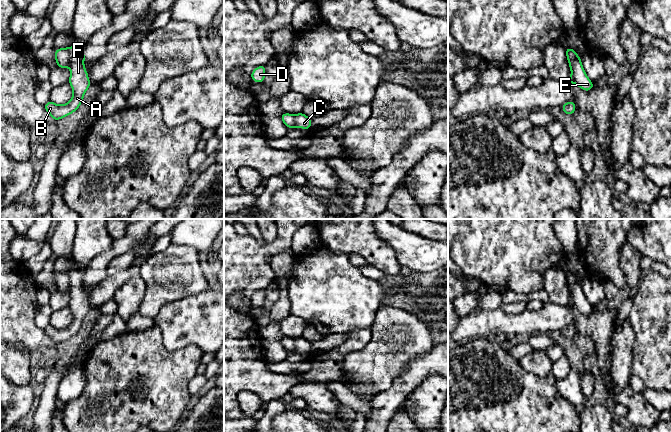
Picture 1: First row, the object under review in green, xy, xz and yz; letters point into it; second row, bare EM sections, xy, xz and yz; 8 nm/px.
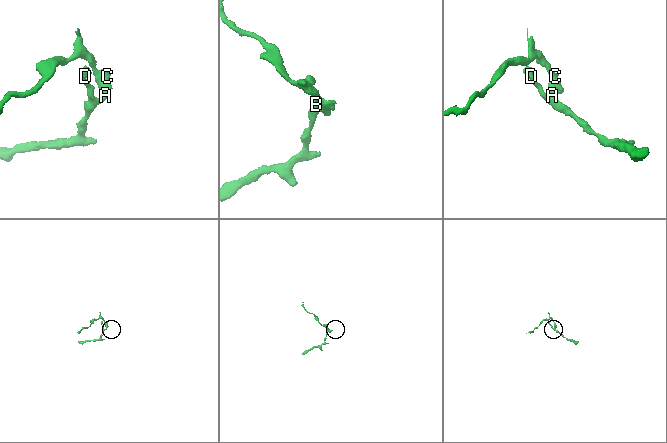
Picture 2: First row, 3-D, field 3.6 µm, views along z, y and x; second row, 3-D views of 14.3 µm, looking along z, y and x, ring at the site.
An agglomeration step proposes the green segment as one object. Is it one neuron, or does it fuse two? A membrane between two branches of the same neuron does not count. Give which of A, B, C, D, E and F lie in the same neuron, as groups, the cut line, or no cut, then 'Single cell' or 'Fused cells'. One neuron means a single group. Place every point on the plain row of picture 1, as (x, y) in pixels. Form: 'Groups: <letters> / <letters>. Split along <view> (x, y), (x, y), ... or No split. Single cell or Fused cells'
Groups: A B C D F / E. Split along xy (67, 272), (70, 289). Fused cells

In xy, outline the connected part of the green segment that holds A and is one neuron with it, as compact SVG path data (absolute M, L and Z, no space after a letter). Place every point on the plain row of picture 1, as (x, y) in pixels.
M70 270L68 276L71 293L68 307L73 313L73 320L66 329L56 329L51 324L44 329L45 334L52 340L53 345L64 342L76 335L83 325L85 316L92 309L84 292L84 272Z

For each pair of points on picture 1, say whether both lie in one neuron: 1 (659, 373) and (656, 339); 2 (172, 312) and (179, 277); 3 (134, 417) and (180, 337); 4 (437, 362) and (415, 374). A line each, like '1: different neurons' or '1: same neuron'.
1: same neuron
2: different neurons
3: different neurons
4: same neuron

